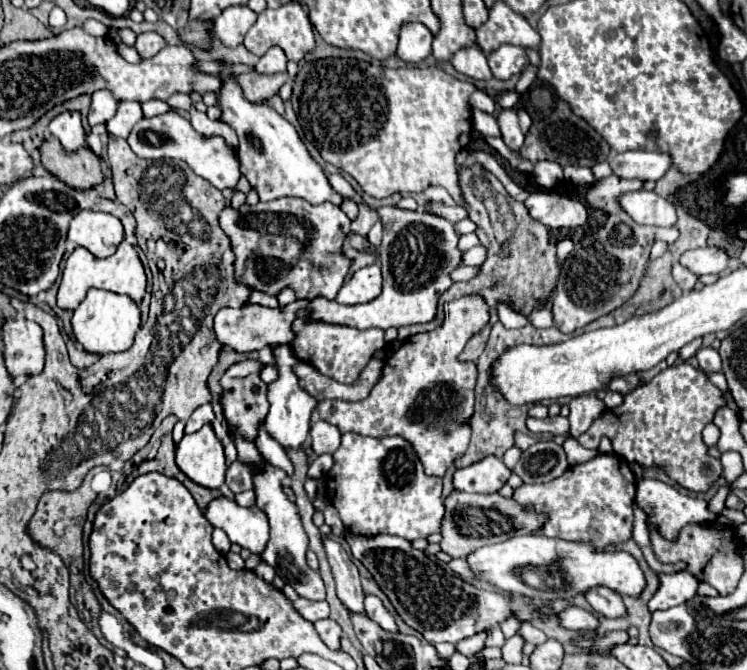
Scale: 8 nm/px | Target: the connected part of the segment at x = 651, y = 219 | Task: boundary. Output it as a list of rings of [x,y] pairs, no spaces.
[[[654,191],[622,193],[618,205],[628,213],[638,225],[660,225],[672,227],[676,223],[676,209],[670,201],[662,199]]]

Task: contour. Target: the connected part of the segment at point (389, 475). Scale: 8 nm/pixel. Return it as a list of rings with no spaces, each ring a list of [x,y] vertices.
[[[344,433],[342,445],[332,457],[334,465],[326,477],[326,495],[350,533],[388,533],[412,541],[440,531],[444,517],[442,479],[424,473],[416,451],[404,437],[376,439]]]

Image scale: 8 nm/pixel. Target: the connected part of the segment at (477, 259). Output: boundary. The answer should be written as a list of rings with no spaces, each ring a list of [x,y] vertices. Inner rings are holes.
[[[476,245],[476,247],[472,247],[470,251],[464,253],[462,265],[472,265],[472,267],[476,267],[476,265],[480,265],[484,259],[486,259],[486,249],[484,249],[482,245]]]

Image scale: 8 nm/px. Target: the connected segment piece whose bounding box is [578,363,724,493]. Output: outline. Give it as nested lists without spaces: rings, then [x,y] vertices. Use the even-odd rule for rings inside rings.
[[[688,363],[672,365],[646,385],[626,393],[622,407],[606,409],[578,441],[586,449],[598,449],[598,441],[608,437],[614,445],[614,453],[628,463],[636,463],[642,469],[662,469],[684,489],[702,493],[722,477],[720,459],[710,457],[702,441],[702,429],[712,423],[718,405],[724,405],[722,393],[700,369]]]

